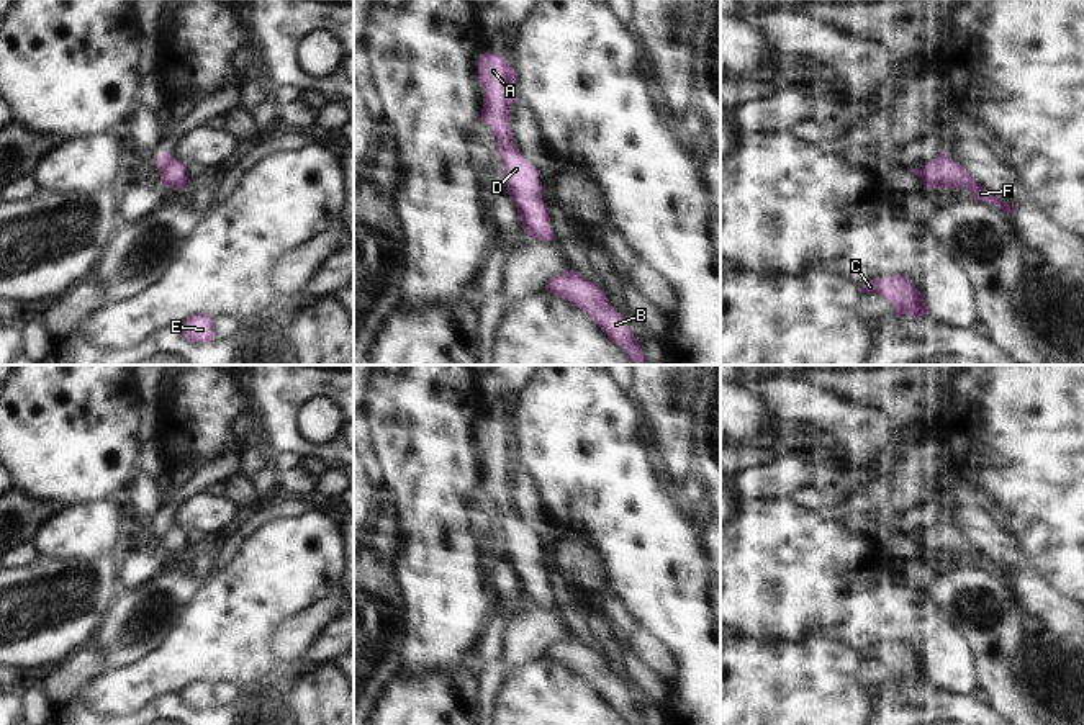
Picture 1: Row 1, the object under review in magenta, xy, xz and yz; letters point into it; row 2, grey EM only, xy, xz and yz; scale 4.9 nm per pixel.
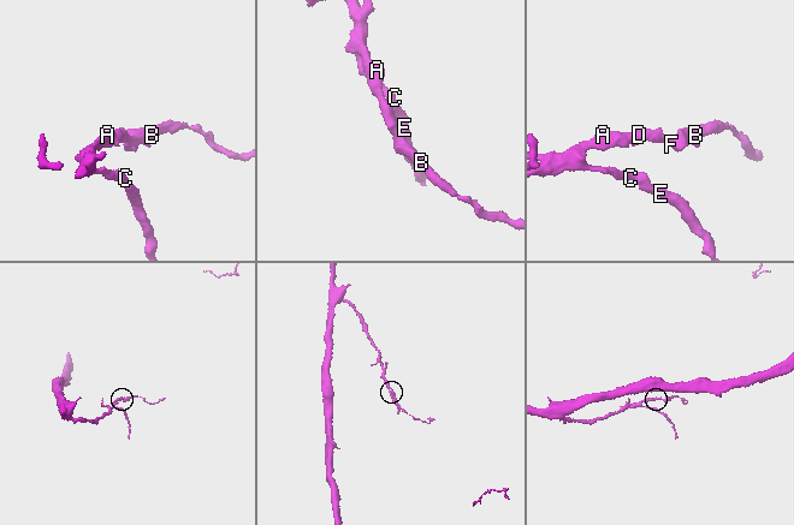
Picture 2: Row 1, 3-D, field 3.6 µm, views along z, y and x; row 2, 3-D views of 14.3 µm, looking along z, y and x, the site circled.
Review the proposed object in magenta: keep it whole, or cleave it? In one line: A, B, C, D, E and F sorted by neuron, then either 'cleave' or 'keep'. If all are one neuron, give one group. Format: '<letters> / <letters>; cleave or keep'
A B C D E F; keep

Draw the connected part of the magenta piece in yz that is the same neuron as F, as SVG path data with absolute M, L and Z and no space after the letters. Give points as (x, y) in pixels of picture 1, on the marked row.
M942 154L932 162L928 162L924 169L914 170L907 169L919 178L922 178L927 188L969 188L974 201L987 201L1002 211L1010 213L1010 205L1002 203L999 198L986 191L966 169L958 165L948 154Z

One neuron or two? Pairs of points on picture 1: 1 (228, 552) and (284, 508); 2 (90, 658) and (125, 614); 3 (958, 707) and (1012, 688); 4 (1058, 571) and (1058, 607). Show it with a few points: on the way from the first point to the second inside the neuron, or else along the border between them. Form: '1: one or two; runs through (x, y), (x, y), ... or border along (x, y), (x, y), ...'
1: one; runs through (236, 537), (259, 514), (269, 513)
2: two; border along (90, 640), (108, 668)
3: two; border along (989, 706), (994, 707)
4: two; border along (1030, 567), (1066, 598)

